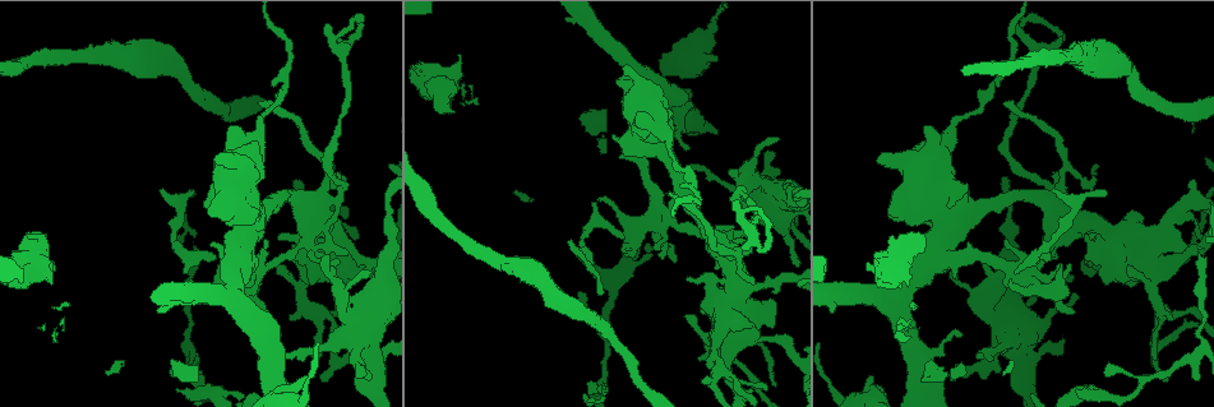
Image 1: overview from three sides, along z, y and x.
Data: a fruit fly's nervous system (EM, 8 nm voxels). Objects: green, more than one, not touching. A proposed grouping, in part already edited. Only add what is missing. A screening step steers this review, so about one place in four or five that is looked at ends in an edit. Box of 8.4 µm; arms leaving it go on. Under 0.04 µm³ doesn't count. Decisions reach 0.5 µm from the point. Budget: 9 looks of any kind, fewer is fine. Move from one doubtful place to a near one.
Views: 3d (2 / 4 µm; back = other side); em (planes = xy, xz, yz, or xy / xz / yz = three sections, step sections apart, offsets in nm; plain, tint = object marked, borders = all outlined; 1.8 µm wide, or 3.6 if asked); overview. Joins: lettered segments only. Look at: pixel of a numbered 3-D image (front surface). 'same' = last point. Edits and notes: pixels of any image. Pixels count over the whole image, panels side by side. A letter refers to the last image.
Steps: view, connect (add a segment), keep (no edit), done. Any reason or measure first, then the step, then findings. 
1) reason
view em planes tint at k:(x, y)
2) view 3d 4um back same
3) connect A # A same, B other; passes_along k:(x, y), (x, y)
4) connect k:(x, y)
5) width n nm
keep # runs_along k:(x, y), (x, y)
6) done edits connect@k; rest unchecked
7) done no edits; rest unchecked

thick turns thin
view 3d 2um at 1:(105, 59)

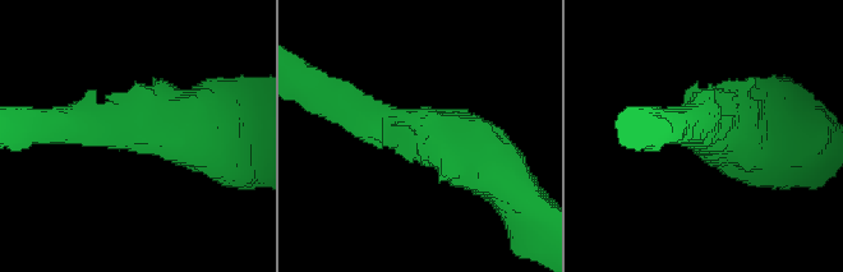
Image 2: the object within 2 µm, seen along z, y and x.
arm_widths 240, 420 nm; shape alone is not enough
view em 3.6um xz step 16 tint at 2:(135, 128)

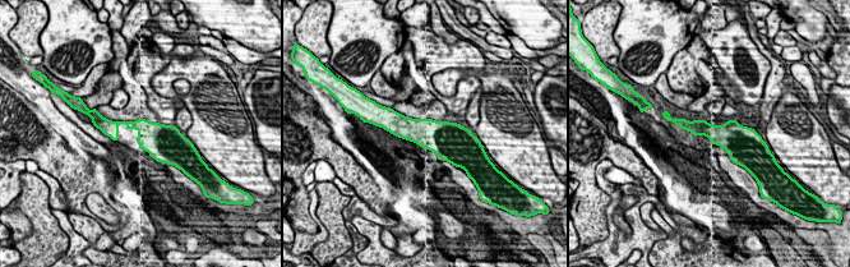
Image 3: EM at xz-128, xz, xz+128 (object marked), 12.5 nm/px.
cut it another way
view em 3.6um planes borders same

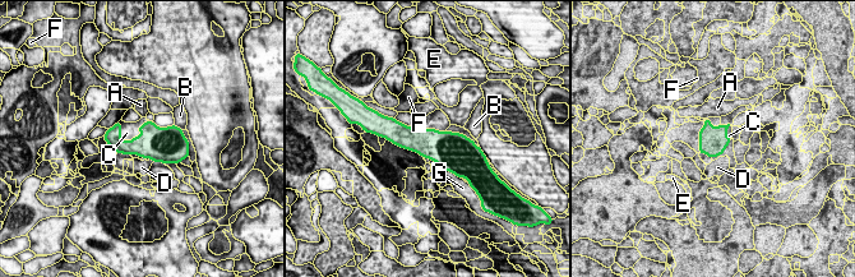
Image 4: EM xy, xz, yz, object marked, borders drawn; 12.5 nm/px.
longest_contact C 440 nm
connect C # A other, B other, C same, D other, E other, F other, G other; it goes on there

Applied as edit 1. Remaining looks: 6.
redraw
view overview

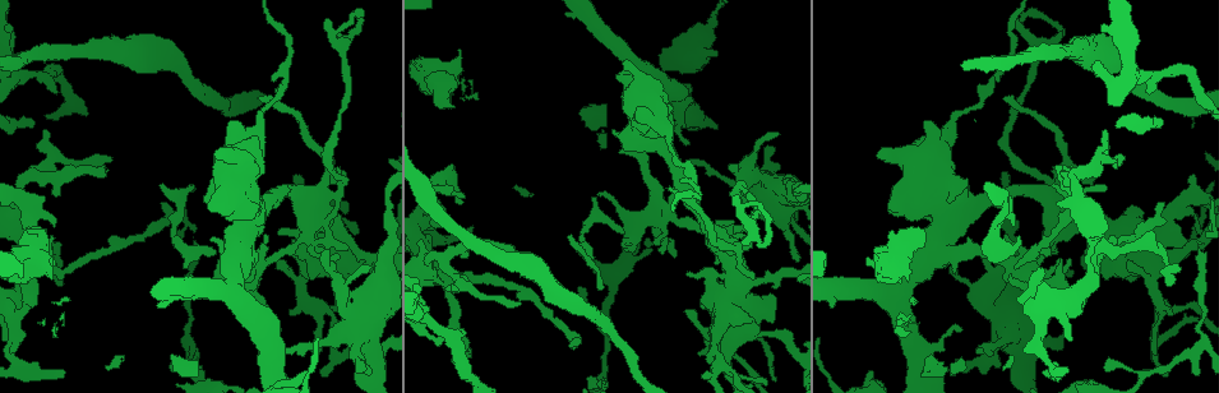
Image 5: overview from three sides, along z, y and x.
an open end
view em planes borders at 5:(327, 249)

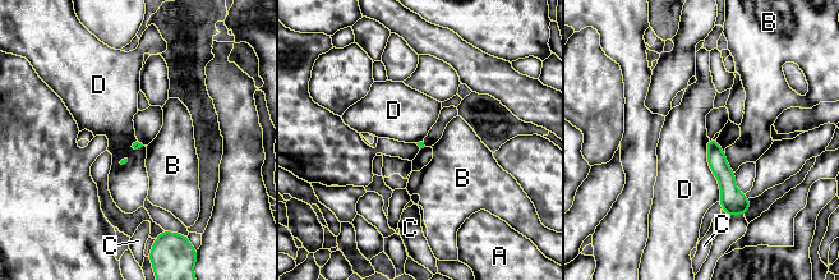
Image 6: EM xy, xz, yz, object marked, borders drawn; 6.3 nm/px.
keep # A other, B other, C other, D other; runs_along 6:(711, 142), (733, 211); none of them fits

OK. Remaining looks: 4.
branch stops here
view em xz step 8 borders at 5:(62, 373)

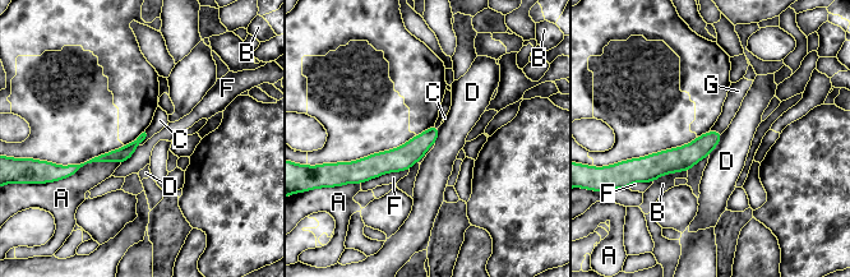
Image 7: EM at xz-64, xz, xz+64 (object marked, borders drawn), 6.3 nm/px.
keep # A other, B other, C other, D other, F other, G other; runs_along 7:(435, 129), (402, 158), (356, 166); no lettered segment goes on from it

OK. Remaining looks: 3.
abrupt turn
view em xy step 16 borders at 5:(1143, 263)

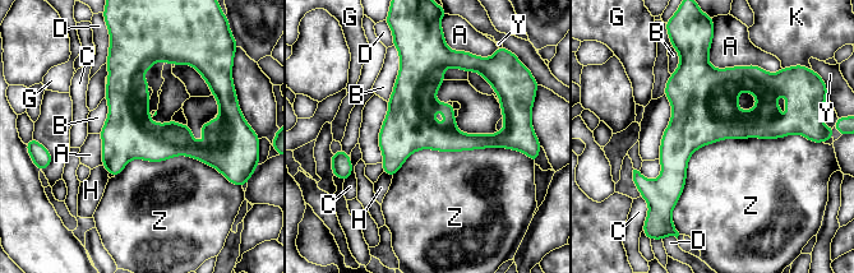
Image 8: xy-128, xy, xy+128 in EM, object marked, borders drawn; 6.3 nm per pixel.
keep # A other, B other, C other, D other, G other, H other, K other, Y other, Z other; border 8:(801, 134), (700, 147), (672, 209); no lettered segment goes on from it

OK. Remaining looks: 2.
done edits connect@4; rest unchecked

